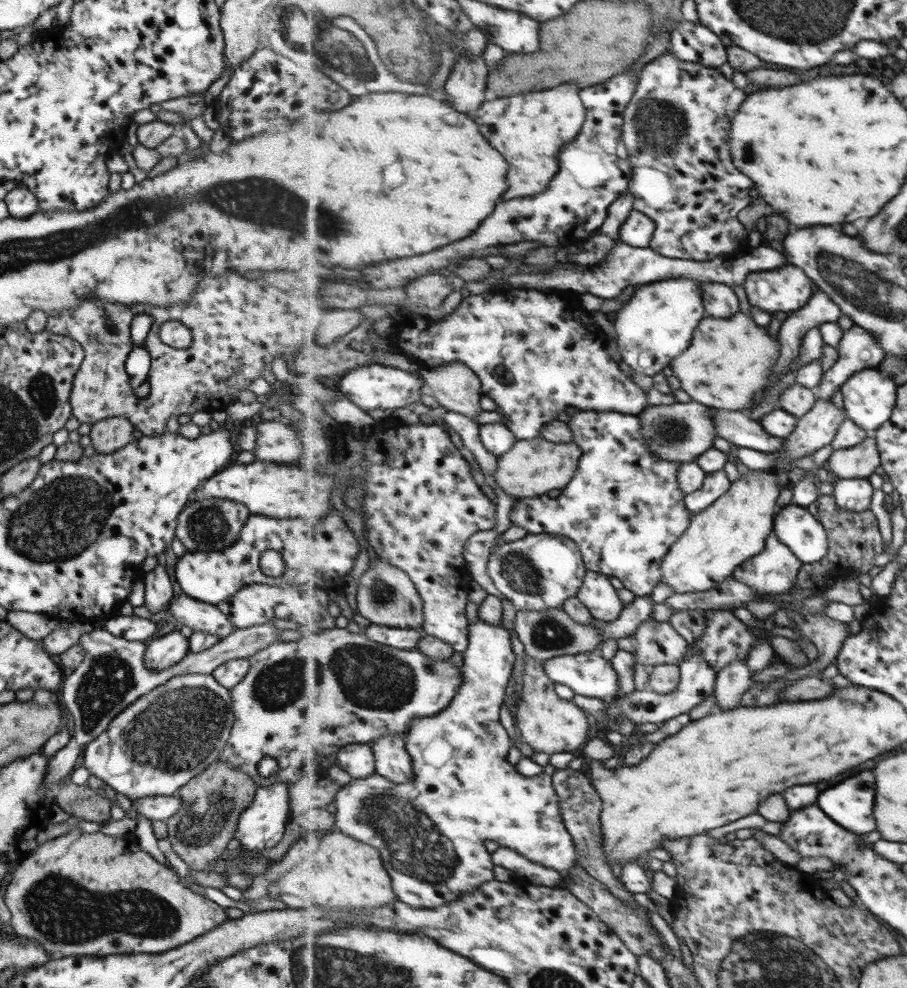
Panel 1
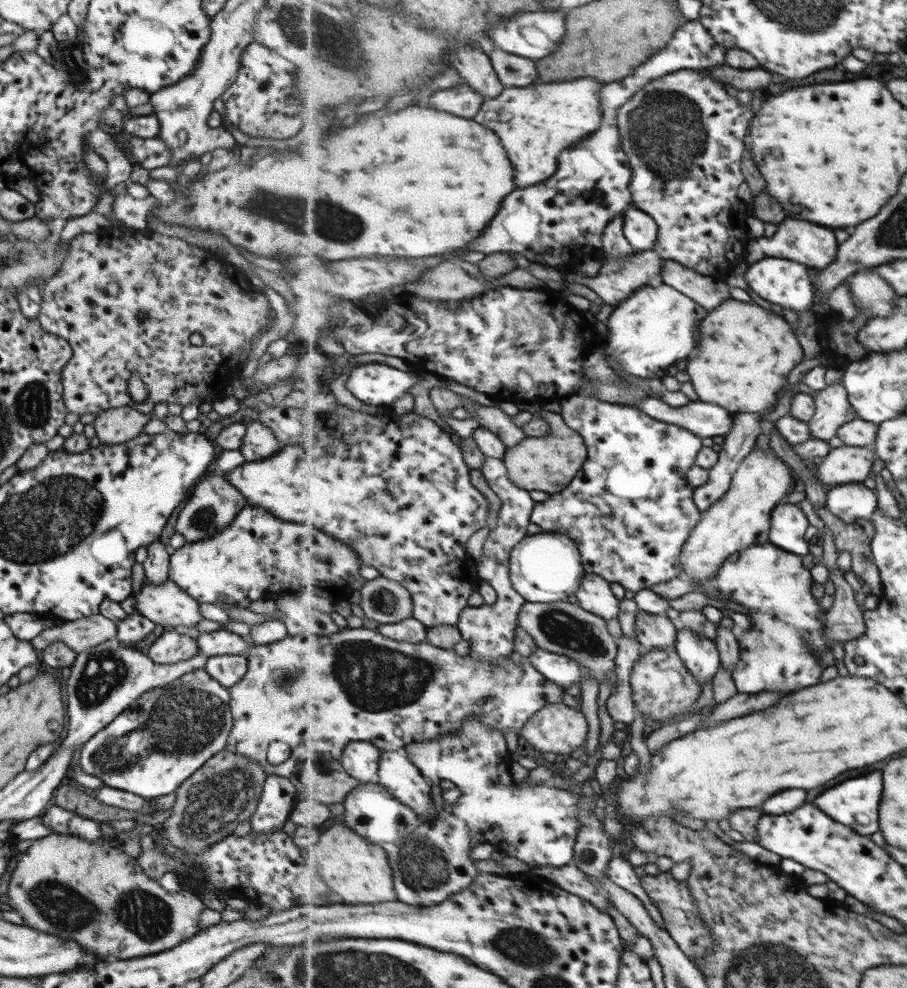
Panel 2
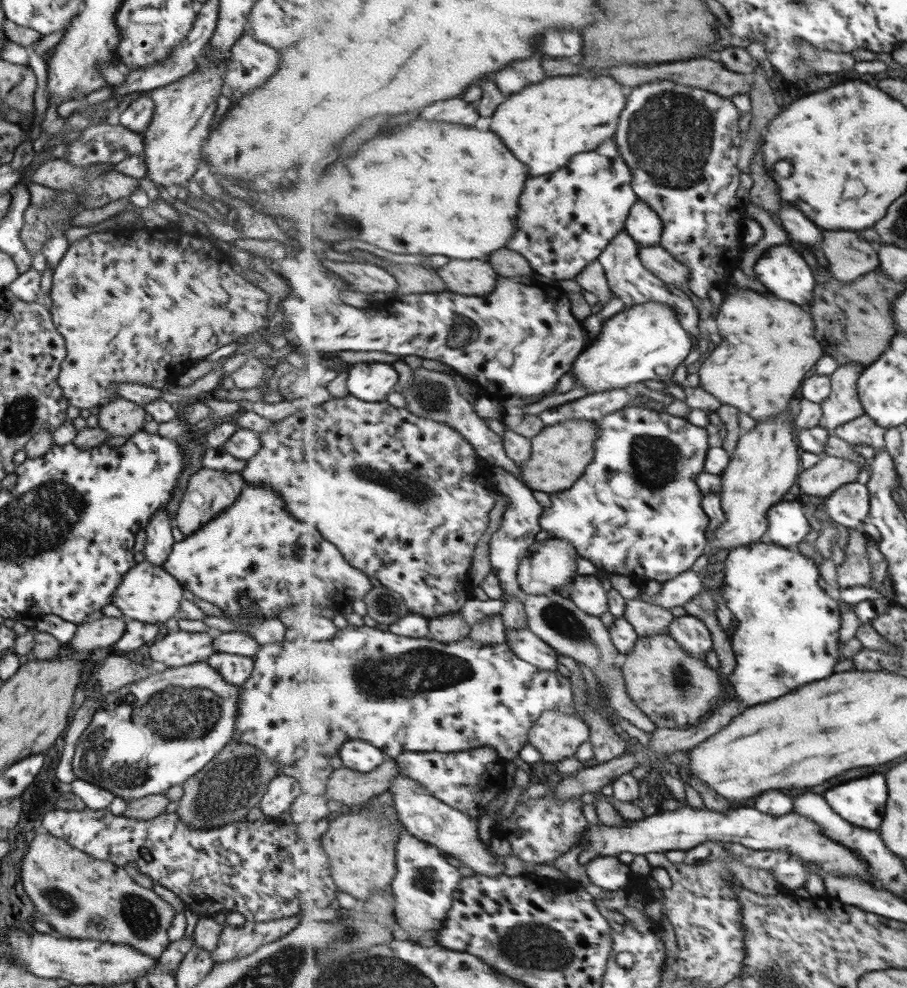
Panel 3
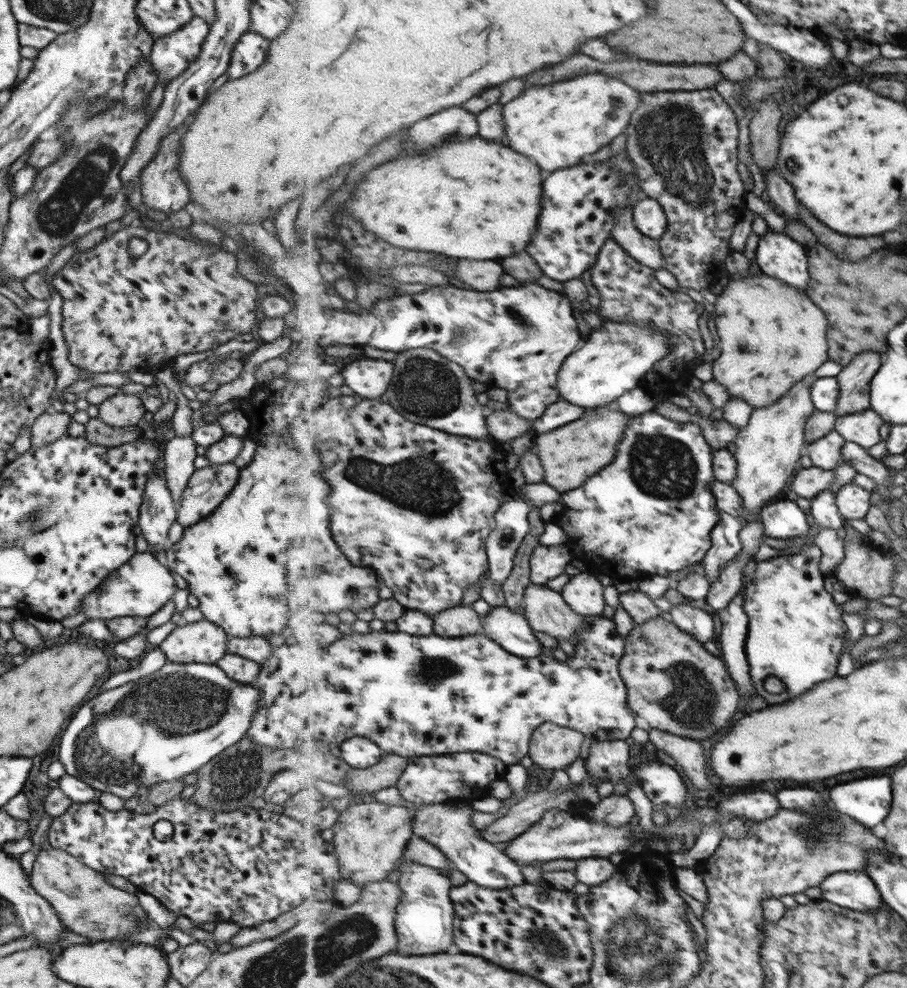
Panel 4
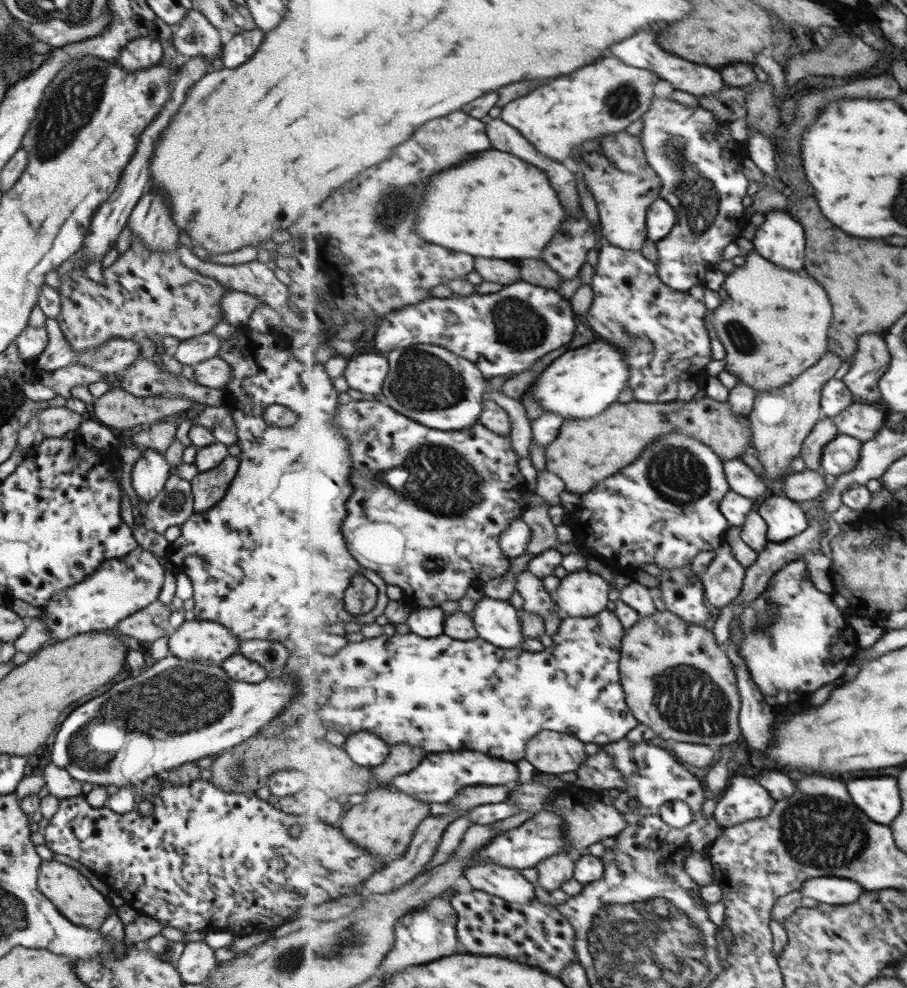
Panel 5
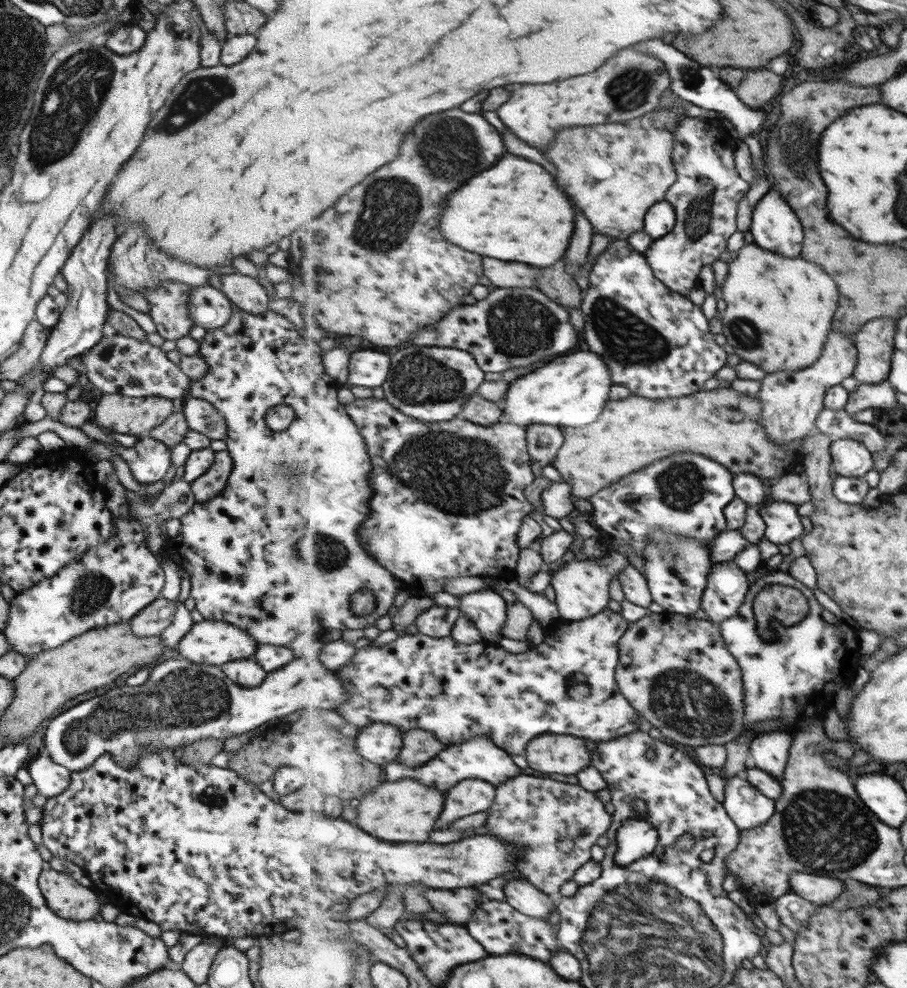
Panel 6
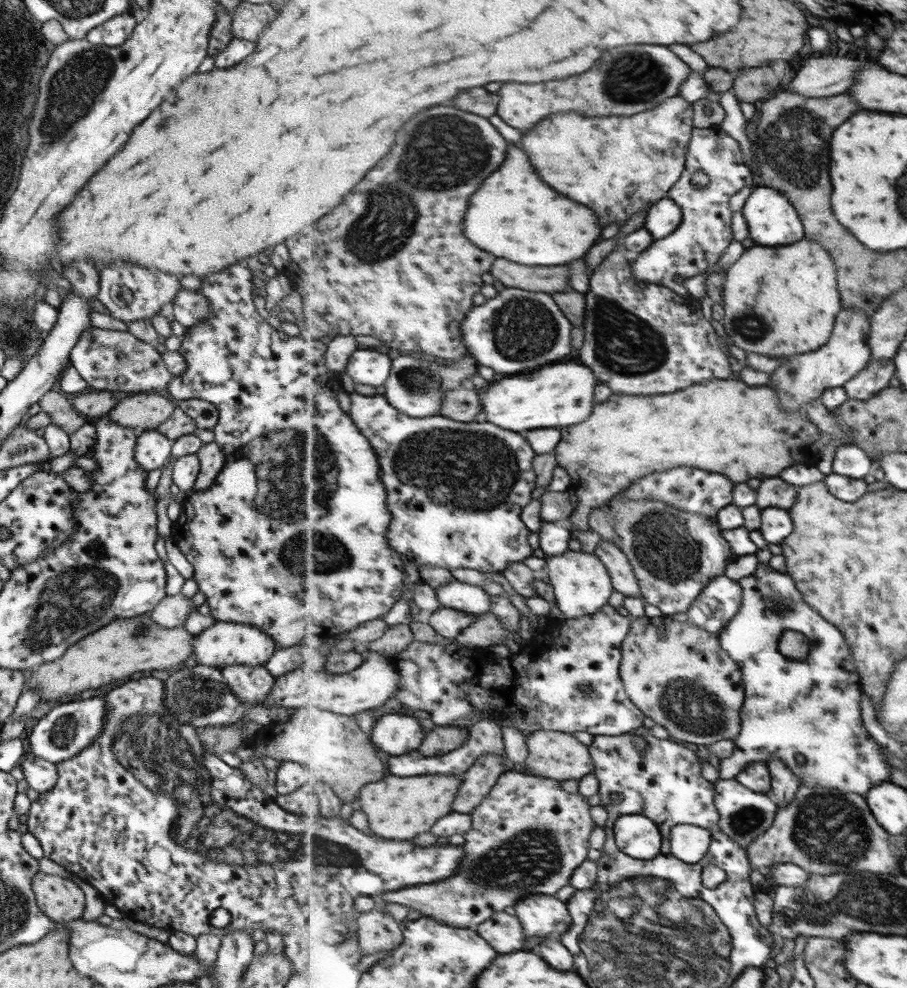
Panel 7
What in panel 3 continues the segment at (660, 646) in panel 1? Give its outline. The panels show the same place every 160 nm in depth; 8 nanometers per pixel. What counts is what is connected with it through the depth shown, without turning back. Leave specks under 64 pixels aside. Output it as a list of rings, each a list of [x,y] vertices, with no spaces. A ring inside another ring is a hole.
[[[641,596],[626,602],[625,617],[640,637],[650,637],[669,631],[674,619],[669,609],[647,602]]]

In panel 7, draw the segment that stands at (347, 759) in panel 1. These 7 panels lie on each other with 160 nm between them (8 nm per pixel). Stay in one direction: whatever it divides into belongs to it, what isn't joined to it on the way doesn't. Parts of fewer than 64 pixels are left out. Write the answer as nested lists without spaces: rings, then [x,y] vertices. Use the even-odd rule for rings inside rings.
[[[398,711],[383,715],[371,732],[373,744],[386,756],[401,756],[417,751],[426,733],[421,722],[411,714]]]

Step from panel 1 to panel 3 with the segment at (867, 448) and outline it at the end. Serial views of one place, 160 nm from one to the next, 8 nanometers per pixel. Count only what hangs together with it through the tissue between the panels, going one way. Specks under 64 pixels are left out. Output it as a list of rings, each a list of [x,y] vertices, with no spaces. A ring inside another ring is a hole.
[[[825,456],[812,467],[805,469],[799,478],[799,488],[804,496],[829,497],[839,488],[855,482],[863,466],[858,462]]]

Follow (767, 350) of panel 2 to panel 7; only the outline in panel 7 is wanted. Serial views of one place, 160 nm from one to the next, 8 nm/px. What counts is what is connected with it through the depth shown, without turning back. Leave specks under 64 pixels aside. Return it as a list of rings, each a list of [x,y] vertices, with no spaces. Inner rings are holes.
[[[801,239],[799,242],[785,246],[761,246],[754,244],[754,246],[745,249],[739,259],[727,269],[728,275],[724,292],[726,315],[719,325],[719,328],[730,344],[735,344],[747,354],[759,353],[788,360],[800,354],[819,350],[823,345],[827,345],[829,339],[832,338],[837,317],[844,309],[843,298],[841,292],[839,292],[840,288],[837,286],[837,280],[839,280],[839,278],[837,278],[838,269],[838,266],[833,262],[833,258],[831,258],[831,254],[829,254],[819,242],[813,242],[813,240]]]

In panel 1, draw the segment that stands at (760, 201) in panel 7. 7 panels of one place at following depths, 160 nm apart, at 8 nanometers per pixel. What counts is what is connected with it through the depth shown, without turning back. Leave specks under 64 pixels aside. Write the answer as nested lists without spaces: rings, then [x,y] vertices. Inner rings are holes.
[[[791,263],[773,270],[748,274],[743,287],[751,305],[758,306],[770,313],[779,311],[787,314],[803,308],[816,290],[812,278],[809,278],[809,275],[800,266]]]

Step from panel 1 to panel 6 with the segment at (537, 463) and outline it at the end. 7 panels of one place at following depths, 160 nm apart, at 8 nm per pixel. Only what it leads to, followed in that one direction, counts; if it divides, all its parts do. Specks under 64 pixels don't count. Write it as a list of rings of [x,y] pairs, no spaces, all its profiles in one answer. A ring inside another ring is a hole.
[[[717,387],[716,389],[711,389],[708,391],[701,391],[700,393],[690,394],[689,396],[679,397],[679,398],[666,398],[663,400],[649,400],[649,398],[639,398],[637,395],[631,395],[621,402],[609,402],[605,406],[605,414],[601,414],[601,418],[597,422],[593,422],[593,426],[585,426],[581,430],[577,428],[565,428],[565,446],[559,450],[558,456],[555,458],[555,461],[552,463],[557,470],[562,474],[562,481],[567,482],[572,487],[572,495],[579,497],[579,499],[591,499],[595,494],[601,493],[601,491],[611,487],[615,483],[619,482],[623,476],[629,477],[630,474],[639,472],[639,468],[647,468],[649,464],[657,462],[663,458],[673,456],[677,453],[693,453],[705,456],[709,459],[712,459],[715,462],[720,462],[723,466],[726,466],[734,475],[747,472],[749,474],[754,474],[757,477],[763,479],[775,479],[776,477],[786,476],[787,473],[794,470],[798,465],[803,465],[805,460],[805,455],[803,454],[803,444],[804,440],[797,440],[794,444],[782,445],[777,444],[777,442],[771,442],[763,424],[761,424],[761,412],[762,404],[760,398],[750,397],[740,393],[738,390],[730,387]]]

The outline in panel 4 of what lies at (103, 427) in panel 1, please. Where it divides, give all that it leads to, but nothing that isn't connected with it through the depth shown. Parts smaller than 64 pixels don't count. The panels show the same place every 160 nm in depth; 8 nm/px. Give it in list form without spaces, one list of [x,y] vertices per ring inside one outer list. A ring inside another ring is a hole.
[[[117,393],[98,404],[98,416],[102,424],[122,428],[135,426],[142,419],[146,409],[136,395]]]

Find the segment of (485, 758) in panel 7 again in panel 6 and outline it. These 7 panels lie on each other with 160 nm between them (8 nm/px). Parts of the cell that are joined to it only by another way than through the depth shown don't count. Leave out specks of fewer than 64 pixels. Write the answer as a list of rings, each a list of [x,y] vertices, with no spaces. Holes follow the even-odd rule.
[[[466,778],[449,791],[449,800],[434,830],[447,829],[455,819],[489,810],[495,797],[496,786],[492,782]]]

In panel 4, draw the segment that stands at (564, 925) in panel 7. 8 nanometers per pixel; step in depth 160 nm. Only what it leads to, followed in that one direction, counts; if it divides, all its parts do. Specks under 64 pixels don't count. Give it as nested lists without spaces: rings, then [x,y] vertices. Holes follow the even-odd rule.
[[[445,803],[417,804],[415,810],[415,836],[426,838],[438,846],[447,858],[452,860],[456,868],[467,876],[469,881],[495,890],[521,886],[526,883],[521,866],[506,853],[502,846],[481,838],[481,830],[471,824],[471,807],[456,809]]]

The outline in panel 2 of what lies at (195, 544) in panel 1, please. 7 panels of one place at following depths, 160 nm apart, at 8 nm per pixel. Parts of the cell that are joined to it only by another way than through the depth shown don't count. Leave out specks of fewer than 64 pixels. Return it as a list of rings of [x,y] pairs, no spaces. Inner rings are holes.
[[[206,472],[206,475],[192,488],[185,506],[181,508],[175,520],[174,530],[181,534],[187,543],[201,541],[220,531],[236,516],[237,511],[247,506],[247,502],[227,480],[215,473]]]

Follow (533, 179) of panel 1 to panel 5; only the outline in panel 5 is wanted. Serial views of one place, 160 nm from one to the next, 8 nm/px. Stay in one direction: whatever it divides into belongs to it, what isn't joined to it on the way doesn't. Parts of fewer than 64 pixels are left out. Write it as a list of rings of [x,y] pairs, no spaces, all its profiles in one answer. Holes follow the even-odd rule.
[[[613,56],[529,92],[525,98],[505,106],[501,118],[519,128],[539,152],[560,163],[570,163],[571,156],[574,156],[571,150],[583,142],[597,136],[620,133],[649,112],[659,80],[662,79],[656,72],[627,66]]]

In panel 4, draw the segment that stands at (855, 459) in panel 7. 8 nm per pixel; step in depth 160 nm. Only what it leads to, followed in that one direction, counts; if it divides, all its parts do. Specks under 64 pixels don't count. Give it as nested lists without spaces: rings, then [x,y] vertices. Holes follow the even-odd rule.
[[[834,429],[819,441],[806,444],[805,454],[812,460],[813,466],[833,470],[839,467],[843,461],[843,447],[847,445],[845,438]]]

